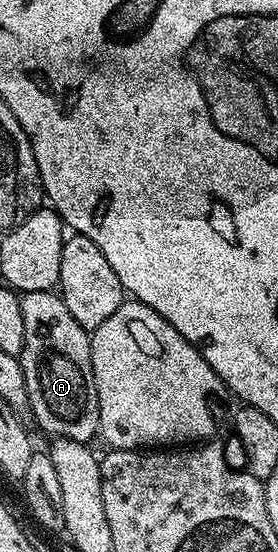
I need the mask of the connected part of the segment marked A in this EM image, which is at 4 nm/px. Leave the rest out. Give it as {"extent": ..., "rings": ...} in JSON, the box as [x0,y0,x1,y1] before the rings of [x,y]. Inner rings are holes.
{"extent":[20,291,99,442],"rings":[[[35,291],[34,293],[20,294],[21,306],[23,307],[23,327],[25,328],[23,335],[23,351],[21,352],[21,366],[23,367],[23,375],[27,379],[27,395],[29,396],[28,408],[33,409],[33,417],[49,432],[53,437],[66,437],[72,441],[92,442],[92,437],[96,438],[99,433],[99,399],[95,395],[95,375],[91,371],[91,347],[89,346],[90,334],[79,323],[75,323],[75,319],[71,315],[71,311],[67,311],[67,307],[63,303],[63,299],[53,291]]]}

